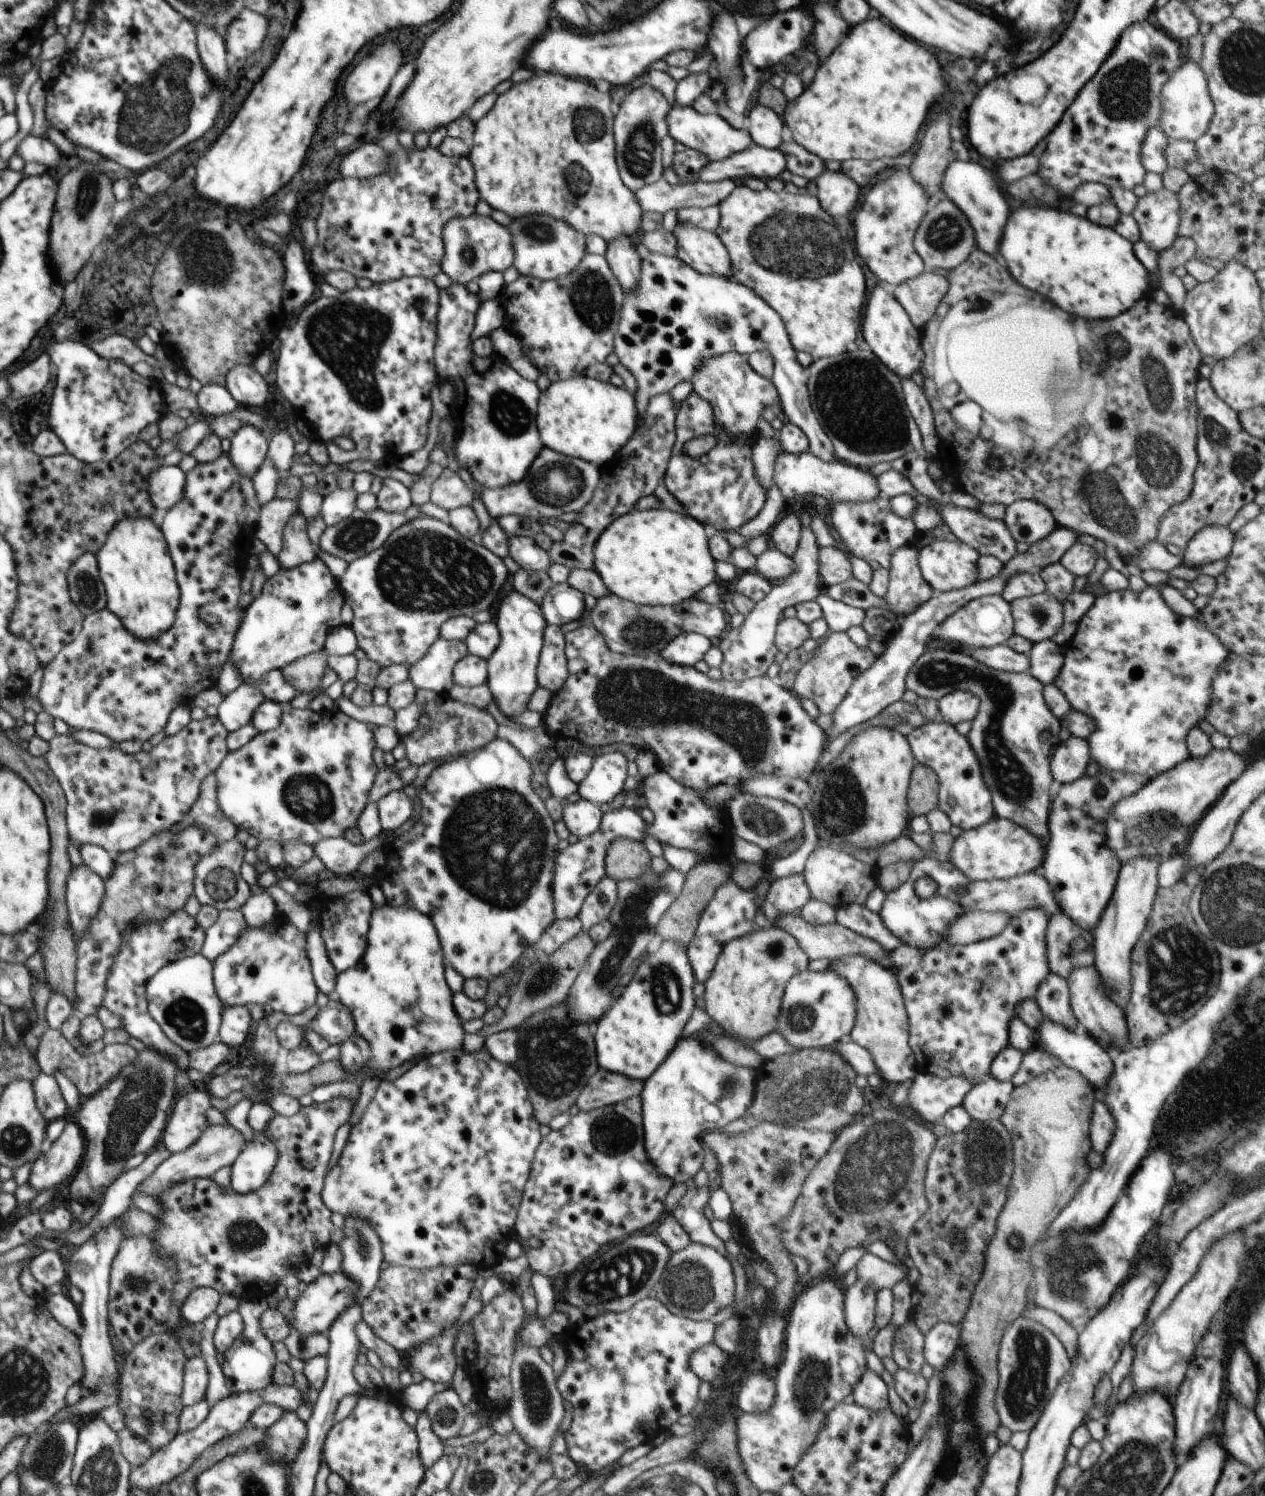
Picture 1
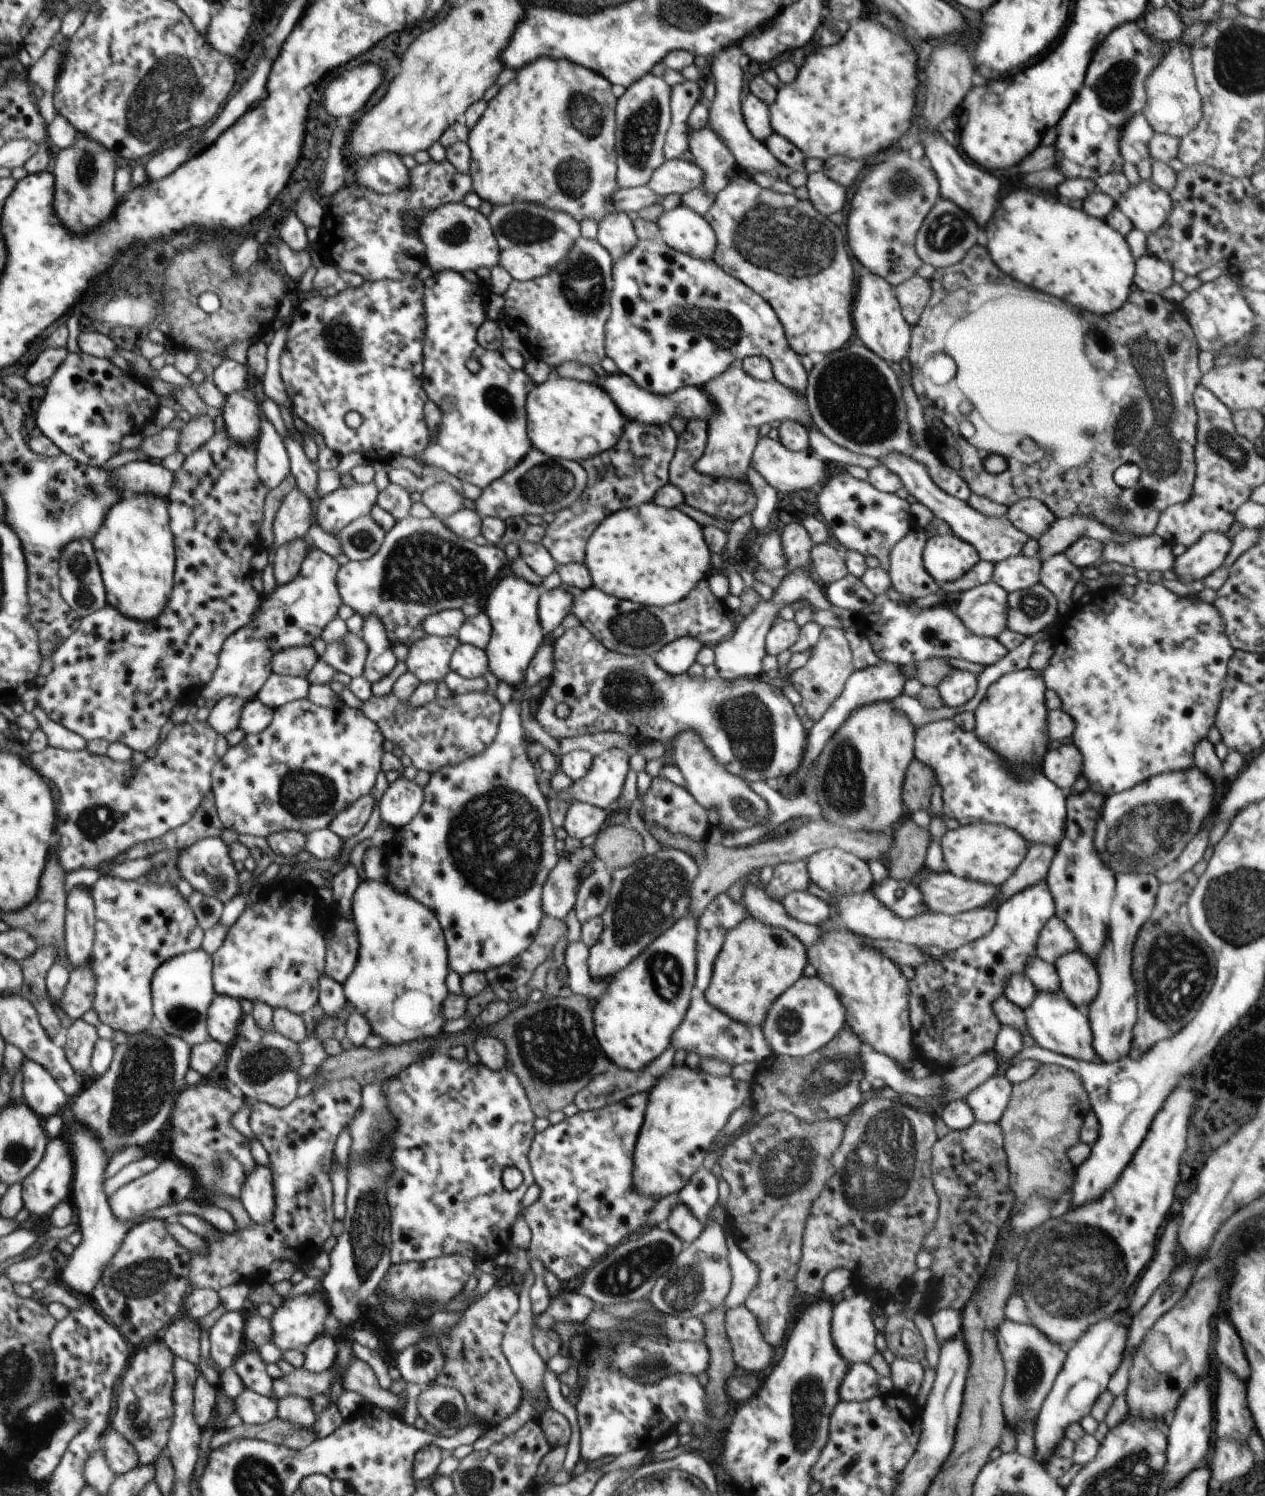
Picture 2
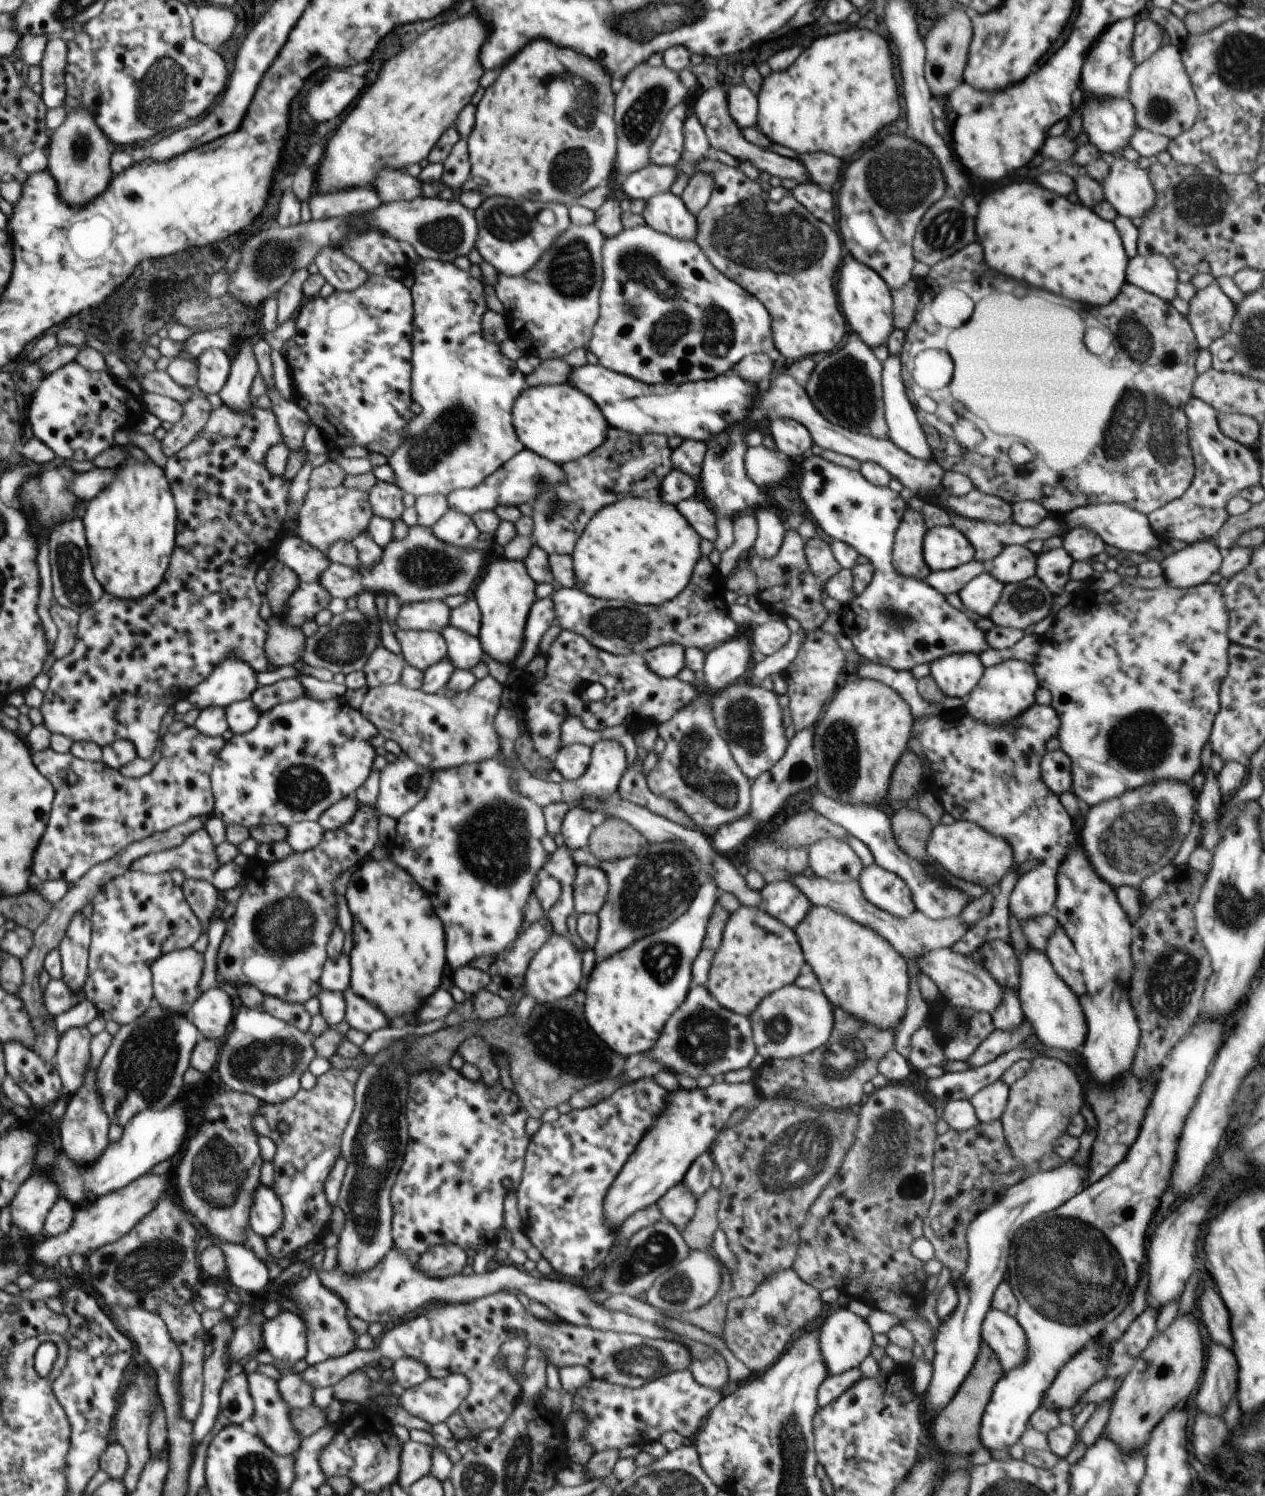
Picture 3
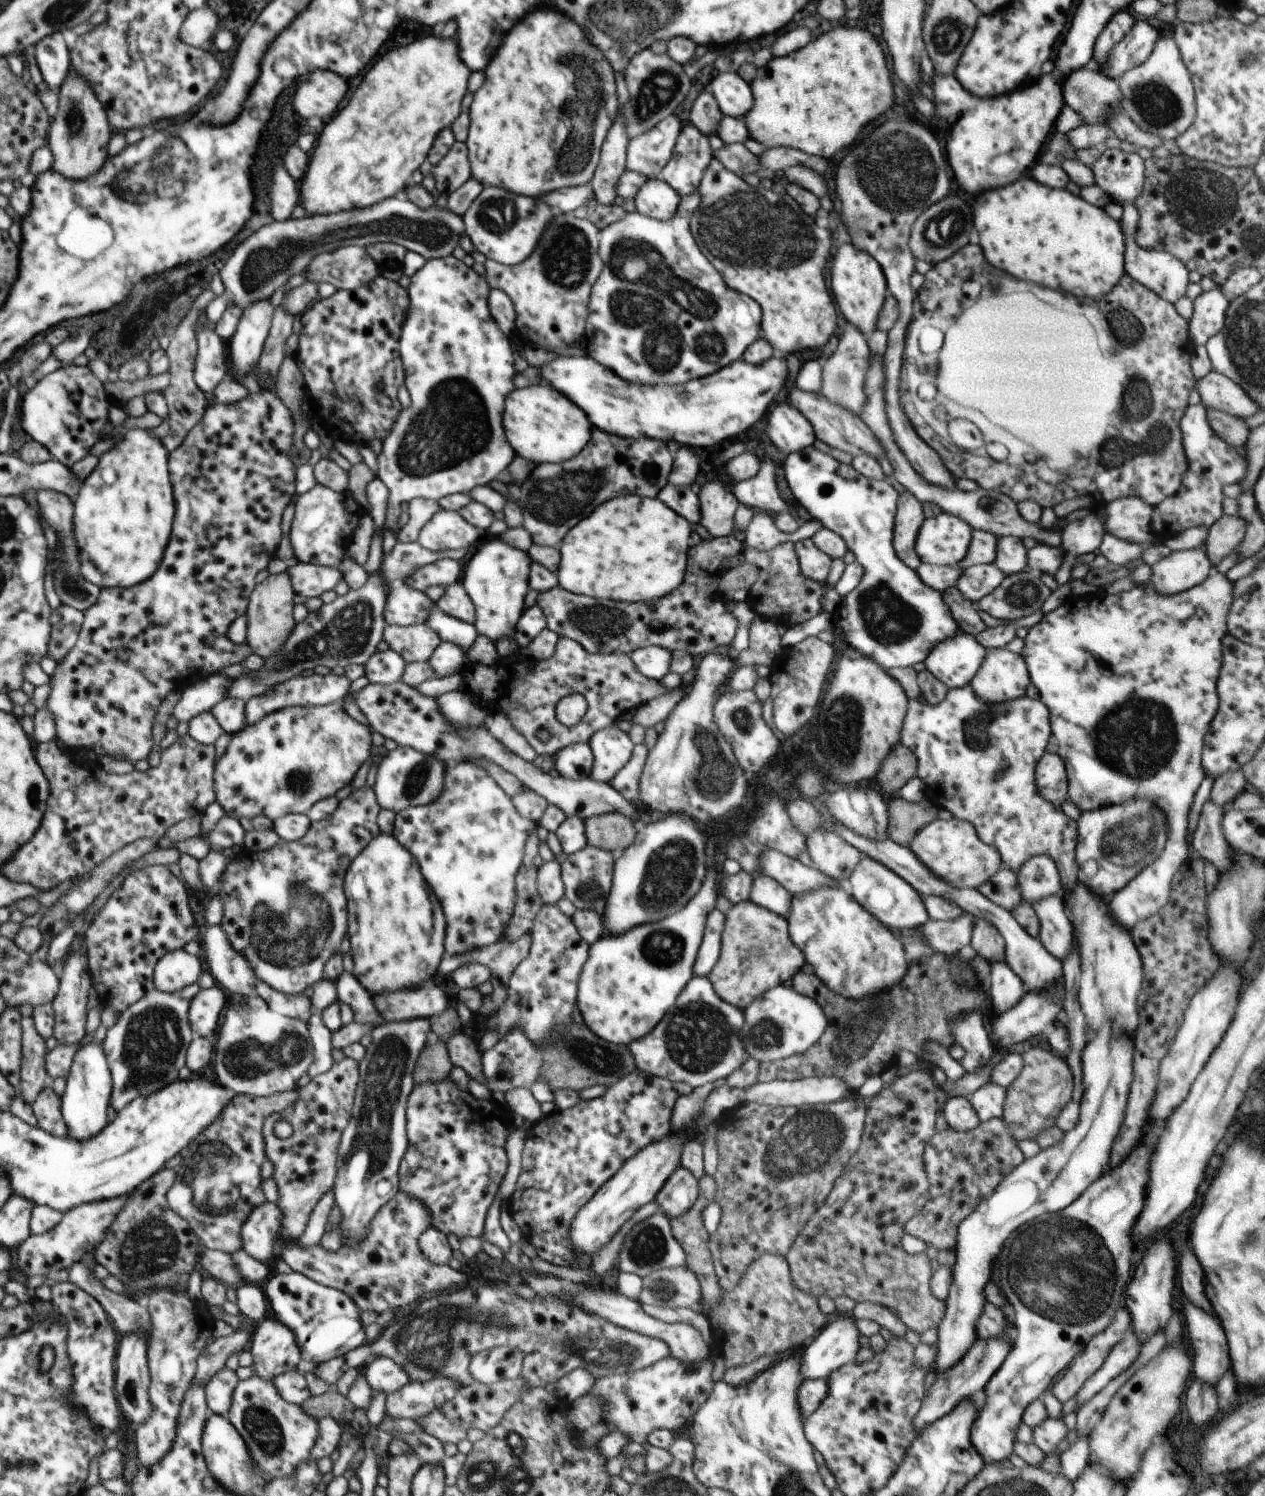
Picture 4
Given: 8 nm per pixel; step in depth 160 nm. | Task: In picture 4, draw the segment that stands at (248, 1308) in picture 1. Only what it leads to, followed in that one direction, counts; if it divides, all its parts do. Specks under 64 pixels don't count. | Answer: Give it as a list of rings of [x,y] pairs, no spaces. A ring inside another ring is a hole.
[[[258,1374],[238,1381],[228,1414],[232,1426],[242,1435],[257,1469],[267,1474],[267,1480],[290,1476],[310,1456],[318,1436],[318,1421],[307,1415],[301,1405],[286,1402],[273,1381],[264,1380]]]

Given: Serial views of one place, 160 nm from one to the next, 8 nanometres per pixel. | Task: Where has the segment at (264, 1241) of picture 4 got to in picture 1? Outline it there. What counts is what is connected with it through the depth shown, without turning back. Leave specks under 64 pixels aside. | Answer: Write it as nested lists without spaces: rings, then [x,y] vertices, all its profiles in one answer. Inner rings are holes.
[[[256,1133],[231,1166],[231,1187],[241,1194],[258,1190],[272,1174],[279,1150],[264,1133]]]

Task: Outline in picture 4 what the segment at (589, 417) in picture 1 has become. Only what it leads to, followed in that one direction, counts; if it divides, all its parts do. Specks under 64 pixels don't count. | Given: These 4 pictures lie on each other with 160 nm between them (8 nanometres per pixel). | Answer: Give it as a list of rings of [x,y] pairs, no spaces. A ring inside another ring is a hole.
[[[548,383],[515,388],[504,403],[503,429],[510,446],[536,465],[563,463],[576,456],[591,440],[592,427],[588,415]]]

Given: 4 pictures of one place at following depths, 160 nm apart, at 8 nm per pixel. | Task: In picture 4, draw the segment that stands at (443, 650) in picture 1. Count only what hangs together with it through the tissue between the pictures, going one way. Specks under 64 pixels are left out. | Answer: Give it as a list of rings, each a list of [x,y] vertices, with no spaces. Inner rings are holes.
[[[419,623],[407,627],[387,625],[383,642],[400,654],[406,663],[426,663],[442,640],[426,623]]]

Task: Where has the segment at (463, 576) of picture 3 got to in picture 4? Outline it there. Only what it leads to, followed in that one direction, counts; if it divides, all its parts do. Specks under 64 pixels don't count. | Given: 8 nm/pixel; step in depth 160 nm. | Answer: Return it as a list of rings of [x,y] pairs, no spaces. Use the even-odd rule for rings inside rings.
[[[438,559],[415,570],[405,582],[408,586],[423,593],[431,586],[447,587],[461,582],[463,570],[459,560]],[[289,562],[286,570],[292,581],[298,599],[305,601],[312,597],[321,597],[325,592],[334,591],[334,587],[343,578],[342,571],[335,566],[322,566]]]

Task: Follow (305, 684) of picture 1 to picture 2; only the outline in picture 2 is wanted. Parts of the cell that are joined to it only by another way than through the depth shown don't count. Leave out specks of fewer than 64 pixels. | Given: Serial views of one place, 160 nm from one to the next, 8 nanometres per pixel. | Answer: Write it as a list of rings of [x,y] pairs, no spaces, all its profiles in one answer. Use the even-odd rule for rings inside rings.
[[[313,647],[279,650],[271,660],[271,670],[277,675],[307,678],[319,656]]]

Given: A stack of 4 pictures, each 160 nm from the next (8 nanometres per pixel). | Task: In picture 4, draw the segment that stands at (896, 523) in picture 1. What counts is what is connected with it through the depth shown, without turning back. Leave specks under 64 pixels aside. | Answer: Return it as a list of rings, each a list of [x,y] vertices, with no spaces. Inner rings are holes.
[[[813,445],[787,454],[782,464],[785,479],[794,498],[806,508],[812,519],[820,522],[822,528],[826,527],[843,538],[848,550],[854,553],[855,561],[863,566],[864,576],[860,584],[843,597],[842,604],[832,614],[834,630],[843,636],[848,646],[872,659],[886,671],[894,671],[925,662],[926,657],[939,642],[946,641],[960,632],[956,619],[944,602],[943,593],[924,584],[918,573],[907,567],[894,550],[893,526],[899,492],[888,480],[866,478],[852,465],[840,463]]]

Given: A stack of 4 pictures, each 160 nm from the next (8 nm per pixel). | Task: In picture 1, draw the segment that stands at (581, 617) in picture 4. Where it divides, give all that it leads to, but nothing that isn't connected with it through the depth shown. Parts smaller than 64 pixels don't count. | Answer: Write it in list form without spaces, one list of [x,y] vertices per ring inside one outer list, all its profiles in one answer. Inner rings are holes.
[[[608,595],[597,599],[597,604],[590,614],[590,622],[605,638],[611,651],[627,655],[658,654],[679,634],[695,632],[706,638],[721,638],[728,628],[728,615],[721,605],[713,605],[698,601],[692,597],[678,606],[636,605],[632,601]]]

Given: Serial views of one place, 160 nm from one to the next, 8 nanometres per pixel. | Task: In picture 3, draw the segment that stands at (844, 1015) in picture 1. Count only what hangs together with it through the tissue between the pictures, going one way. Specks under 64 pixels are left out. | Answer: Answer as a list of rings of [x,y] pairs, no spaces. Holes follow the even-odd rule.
[[[796,983],[775,990],[760,1001],[750,1016],[757,1053],[769,1062],[802,1057],[823,1047],[833,1033],[834,1009],[820,990],[802,988]]]

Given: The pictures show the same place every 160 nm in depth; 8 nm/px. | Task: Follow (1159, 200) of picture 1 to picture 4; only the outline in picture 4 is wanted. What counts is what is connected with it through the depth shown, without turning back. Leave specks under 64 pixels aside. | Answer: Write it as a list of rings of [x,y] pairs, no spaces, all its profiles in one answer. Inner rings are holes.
[[[1129,148],[1106,149],[1091,169],[1095,184],[1114,203],[1132,205],[1143,193],[1145,161]]]

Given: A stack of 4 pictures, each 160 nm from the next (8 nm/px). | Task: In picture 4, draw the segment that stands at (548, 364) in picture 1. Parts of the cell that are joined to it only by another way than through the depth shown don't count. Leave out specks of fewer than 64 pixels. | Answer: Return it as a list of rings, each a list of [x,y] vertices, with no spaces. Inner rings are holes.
[[[558,213],[548,224],[539,245],[526,261],[509,267],[487,259],[485,279],[491,289],[504,291],[511,298],[516,313],[516,336],[511,338],[512,344],[524,345],[518,354],[525,358],[528,365],[541,367],[549,362],[565,357],[588,356],[583,347],[585,326],[589,318],[589,302],[594,282],[602,272],[604,262],[599,255],[600,229],[588,219],[580,219],[574,213]]]

